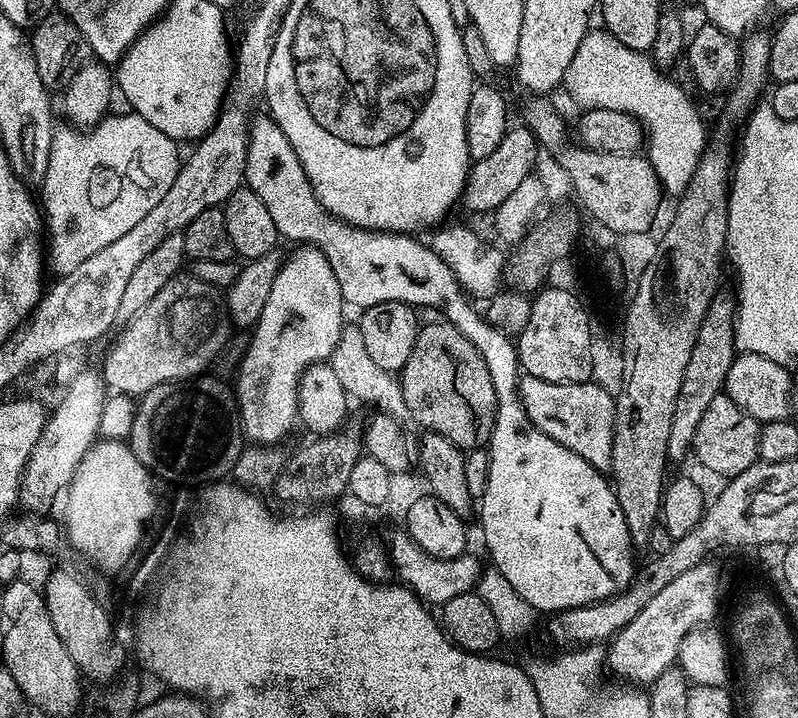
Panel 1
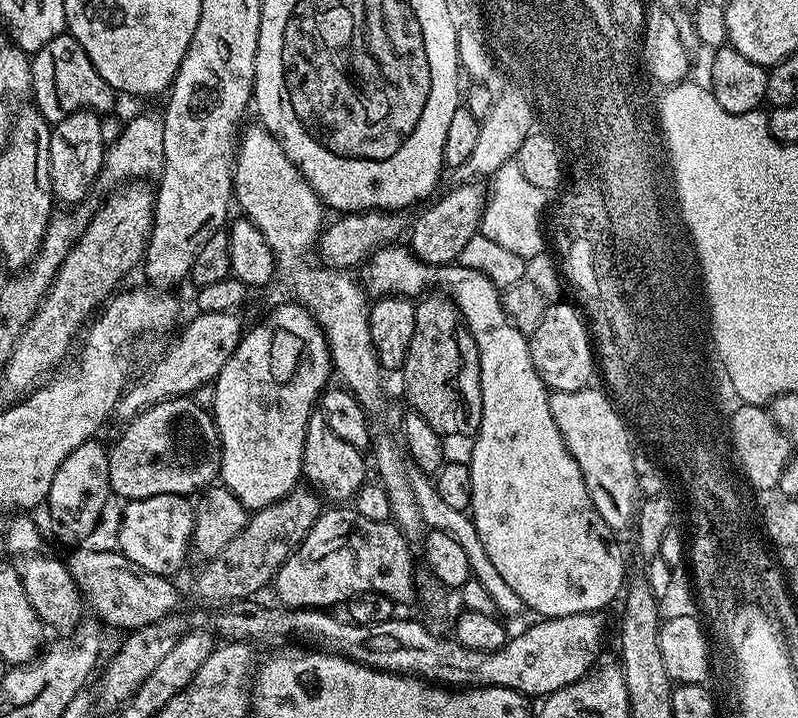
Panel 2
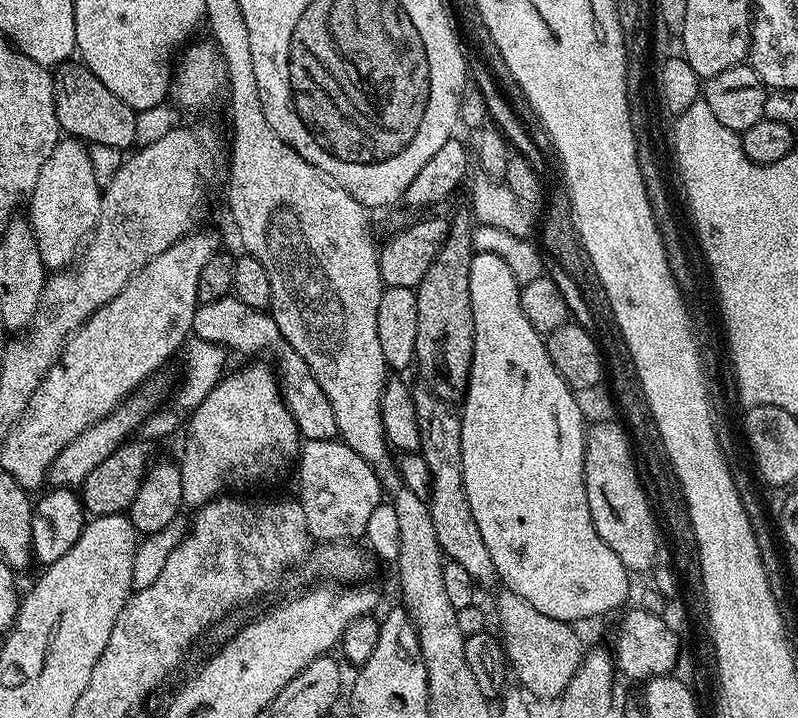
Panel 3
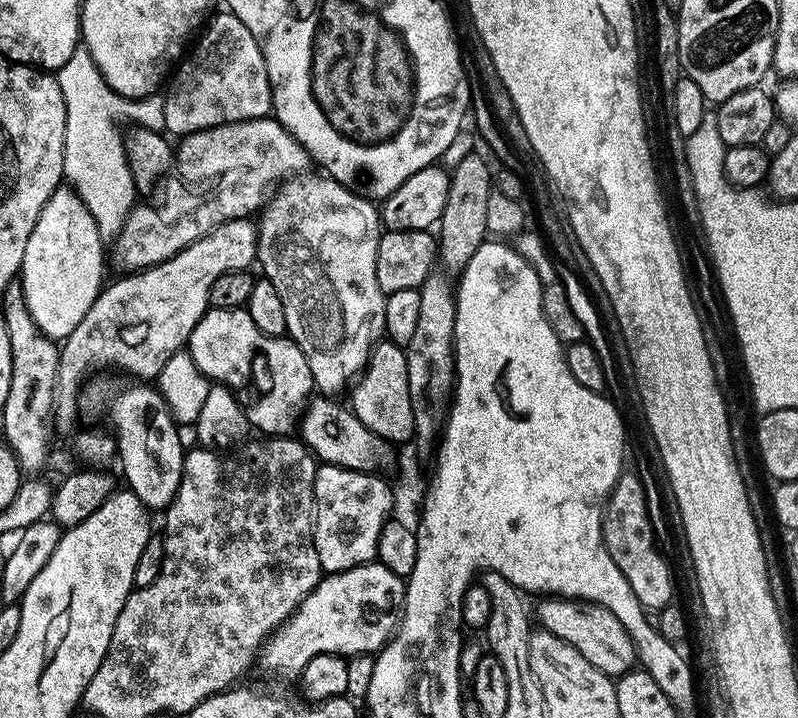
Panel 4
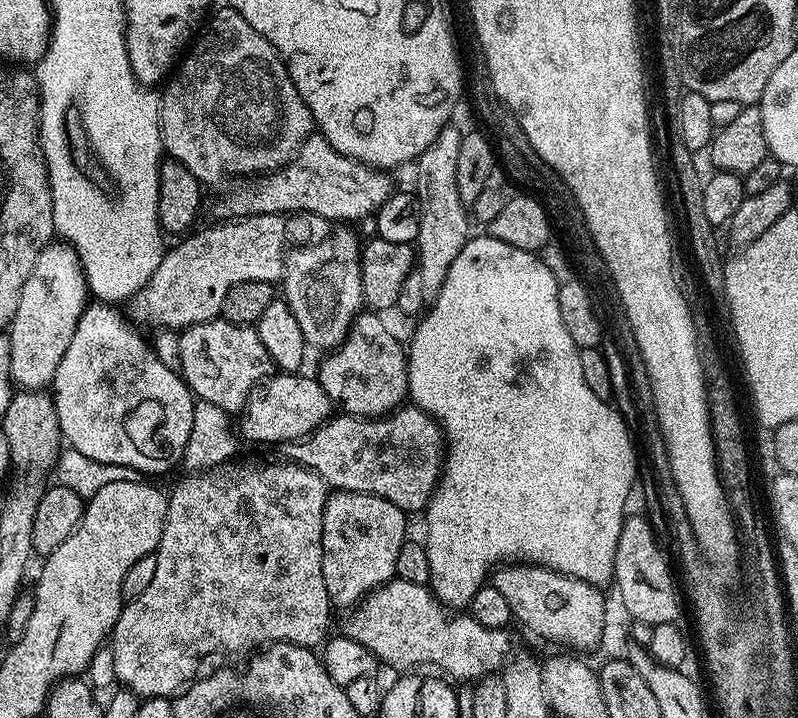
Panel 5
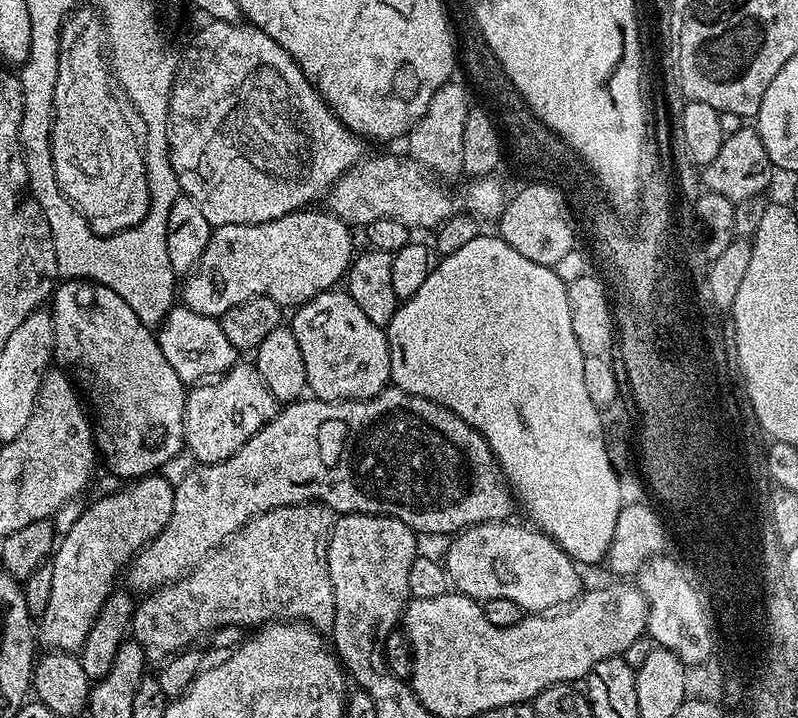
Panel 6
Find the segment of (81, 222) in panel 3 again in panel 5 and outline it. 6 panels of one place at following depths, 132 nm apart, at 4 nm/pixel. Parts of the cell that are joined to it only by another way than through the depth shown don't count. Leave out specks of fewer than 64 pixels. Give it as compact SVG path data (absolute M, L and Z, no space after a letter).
M67 242L47 244L38 254L26 286L22 286L18 310L6 332L10 342L10 374L17 389L44 390L51 385L58 362L62 362L70 338L74 338L78 318L89 303L88 283L75 248Z

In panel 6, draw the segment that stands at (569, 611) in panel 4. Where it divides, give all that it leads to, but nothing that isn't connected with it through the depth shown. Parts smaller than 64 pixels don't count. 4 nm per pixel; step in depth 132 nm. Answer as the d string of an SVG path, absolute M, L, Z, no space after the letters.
M487 520L485 524L471 524L449 539L452 541L448 553L442 556L442 563L451 587L481 602L491 596L510 598L526 614L548 614L557 606L571 604L582 591L581 569L576 561L545 532L512 523Z

